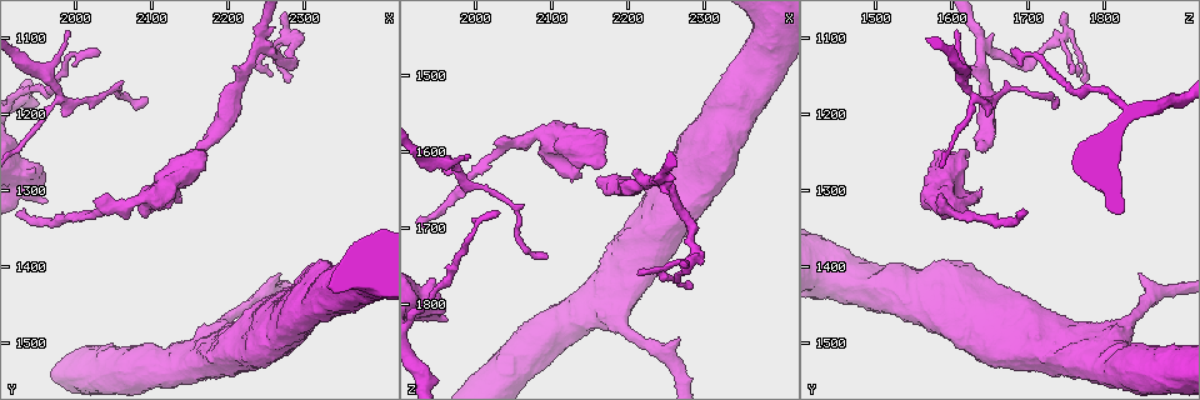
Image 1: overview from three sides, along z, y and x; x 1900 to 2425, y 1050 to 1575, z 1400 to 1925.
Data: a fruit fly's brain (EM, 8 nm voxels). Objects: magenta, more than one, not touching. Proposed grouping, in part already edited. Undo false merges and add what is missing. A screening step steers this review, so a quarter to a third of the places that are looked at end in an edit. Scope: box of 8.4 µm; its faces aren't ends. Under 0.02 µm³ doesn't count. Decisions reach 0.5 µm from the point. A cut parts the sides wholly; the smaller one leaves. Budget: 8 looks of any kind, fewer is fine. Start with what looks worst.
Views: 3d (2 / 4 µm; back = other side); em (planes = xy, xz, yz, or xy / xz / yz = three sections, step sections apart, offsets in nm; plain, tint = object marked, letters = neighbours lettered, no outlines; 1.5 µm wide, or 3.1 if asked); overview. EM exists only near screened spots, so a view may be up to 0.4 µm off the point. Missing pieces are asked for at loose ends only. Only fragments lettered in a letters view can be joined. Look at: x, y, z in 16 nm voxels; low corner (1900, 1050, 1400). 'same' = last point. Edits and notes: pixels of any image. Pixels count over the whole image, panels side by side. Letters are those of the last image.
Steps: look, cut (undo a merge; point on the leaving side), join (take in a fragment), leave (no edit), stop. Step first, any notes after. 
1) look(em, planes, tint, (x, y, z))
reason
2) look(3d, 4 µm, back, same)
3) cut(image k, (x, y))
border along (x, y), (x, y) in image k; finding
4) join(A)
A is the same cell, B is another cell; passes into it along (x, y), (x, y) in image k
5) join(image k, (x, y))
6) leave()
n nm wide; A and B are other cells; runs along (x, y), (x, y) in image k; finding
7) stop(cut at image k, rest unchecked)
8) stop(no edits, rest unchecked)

look(em, xy, step 4, tint, (2245, 1110, 1640))

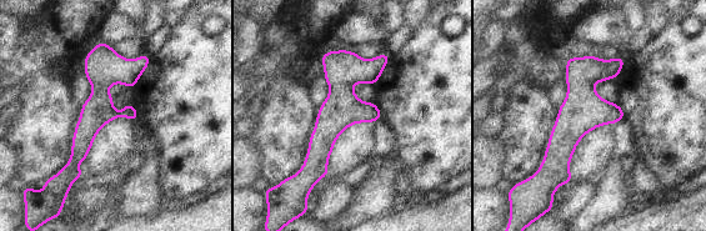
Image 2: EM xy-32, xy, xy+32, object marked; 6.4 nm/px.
look(em, planes, letters, same)
another direction

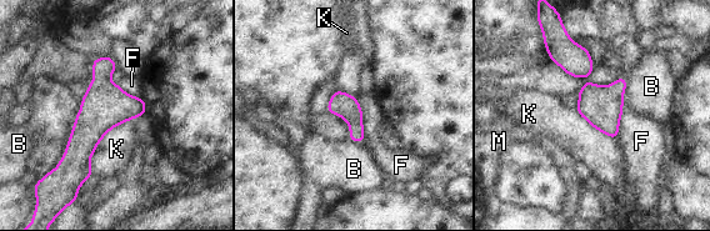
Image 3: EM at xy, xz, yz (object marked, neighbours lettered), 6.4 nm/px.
leave()
B, F, K and M are other cells; border along (133, 119), (100, 140), (93, 174) in image 3; one neuron here

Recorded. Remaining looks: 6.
look(3d, 4 µm, back, (1995, 1090, 1605))
an open end

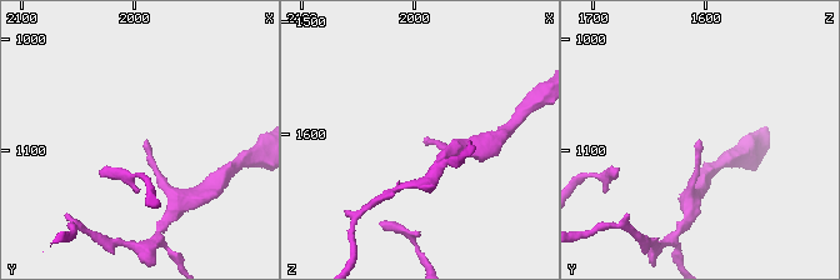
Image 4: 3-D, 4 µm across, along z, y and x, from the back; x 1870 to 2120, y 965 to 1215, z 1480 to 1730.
look(em, planes, letters, (1992, 1090, 1604))

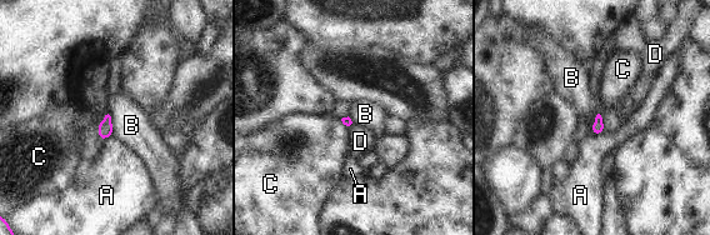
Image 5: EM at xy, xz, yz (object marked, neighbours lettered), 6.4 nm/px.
leave()
B touches over 130 nm; A, B, C and D are other cells; border along (108, 114), (113, 133) in image 5; none of them fits

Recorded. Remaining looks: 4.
look(3d, 2 µm, (2060, 1320, 1590))
calibre changes

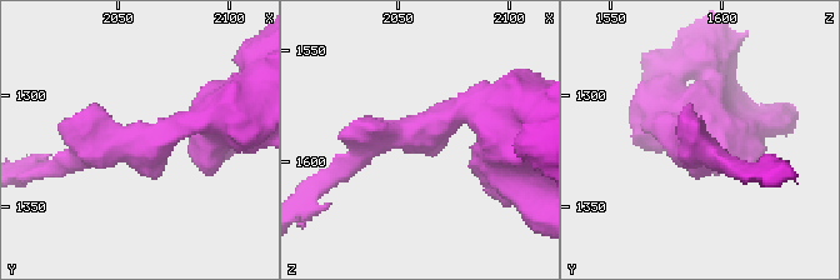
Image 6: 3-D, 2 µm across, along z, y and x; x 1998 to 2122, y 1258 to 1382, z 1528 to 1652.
look(em, planes, letters, (2060, 1321, 1588))
arms of 170, 460 nm

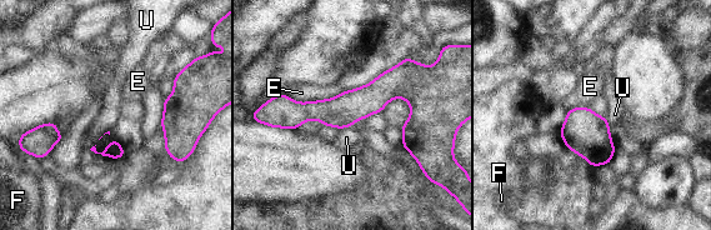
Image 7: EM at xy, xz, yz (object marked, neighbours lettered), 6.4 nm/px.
leave()
E, F and U are other cells; border along (351, 126), (344, 126), (339, 130) in image 7; all the same neuron

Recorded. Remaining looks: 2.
stop(no edits, rest unchecked)

